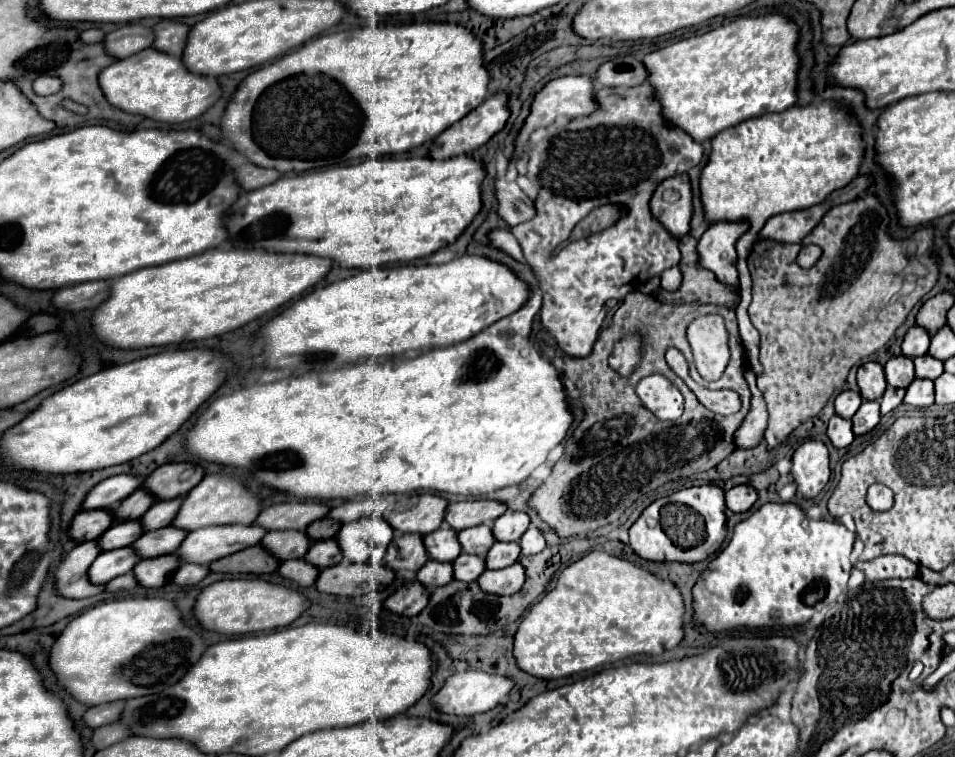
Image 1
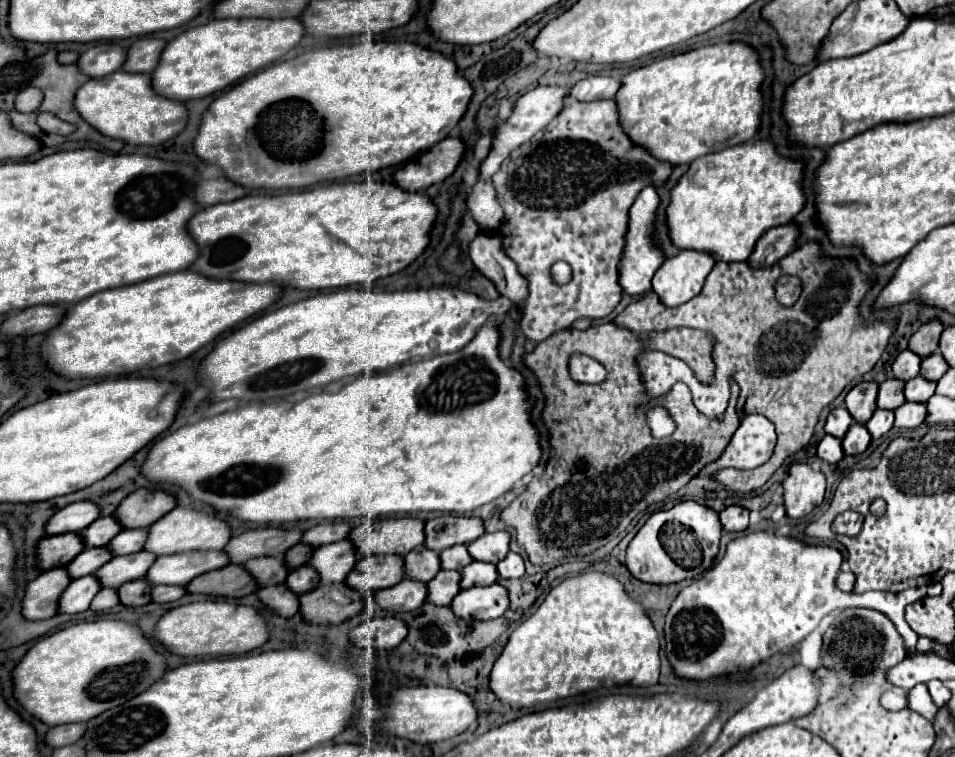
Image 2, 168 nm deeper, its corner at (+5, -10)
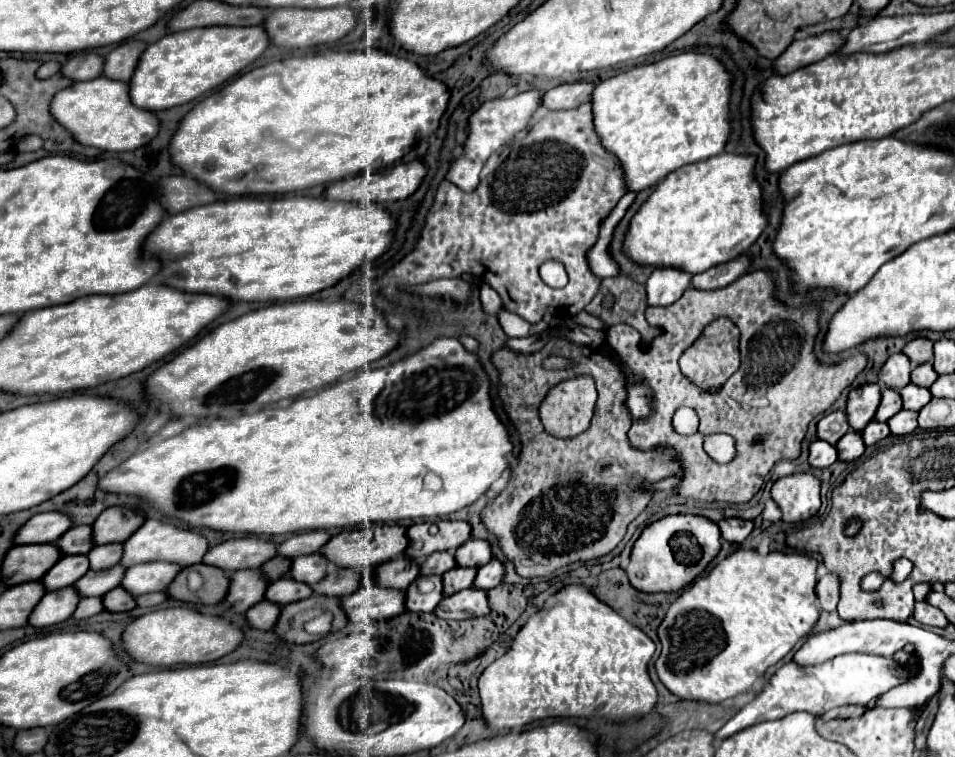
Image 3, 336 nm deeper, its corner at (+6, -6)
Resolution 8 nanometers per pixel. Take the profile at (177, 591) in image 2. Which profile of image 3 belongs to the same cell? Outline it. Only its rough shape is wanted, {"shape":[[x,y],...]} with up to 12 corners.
{"shape":[[167,593],[137,597],[139,607],[153,607],[167,601]]}

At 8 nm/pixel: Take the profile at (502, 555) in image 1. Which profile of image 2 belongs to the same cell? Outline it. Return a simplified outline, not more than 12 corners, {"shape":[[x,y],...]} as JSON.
{"shape":[[472,561],[460,571],[462,589],[492,585],[496,565]]}

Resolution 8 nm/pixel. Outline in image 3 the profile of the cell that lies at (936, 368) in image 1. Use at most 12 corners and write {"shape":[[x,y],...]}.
{"shape":[[915,383],[899,393],[905,409],[919,411],[931,401],[931,391]]}

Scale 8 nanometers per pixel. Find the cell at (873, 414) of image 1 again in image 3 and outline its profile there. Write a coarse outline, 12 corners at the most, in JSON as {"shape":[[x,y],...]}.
{"shape":[[859,431],[837,443],[841,461],[859,459],[865,443]]}

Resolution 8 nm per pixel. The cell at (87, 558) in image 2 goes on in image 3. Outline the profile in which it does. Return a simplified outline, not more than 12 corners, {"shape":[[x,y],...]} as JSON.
{"shape":[[65,555],[41,581],[47,591],[77,583],[87,555]]}

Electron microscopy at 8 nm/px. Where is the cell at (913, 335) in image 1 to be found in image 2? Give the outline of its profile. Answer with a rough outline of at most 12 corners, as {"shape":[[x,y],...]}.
{"shape":[[902,351],[892,363],[900,381],[914,379],[920,371],[920,357]]}

